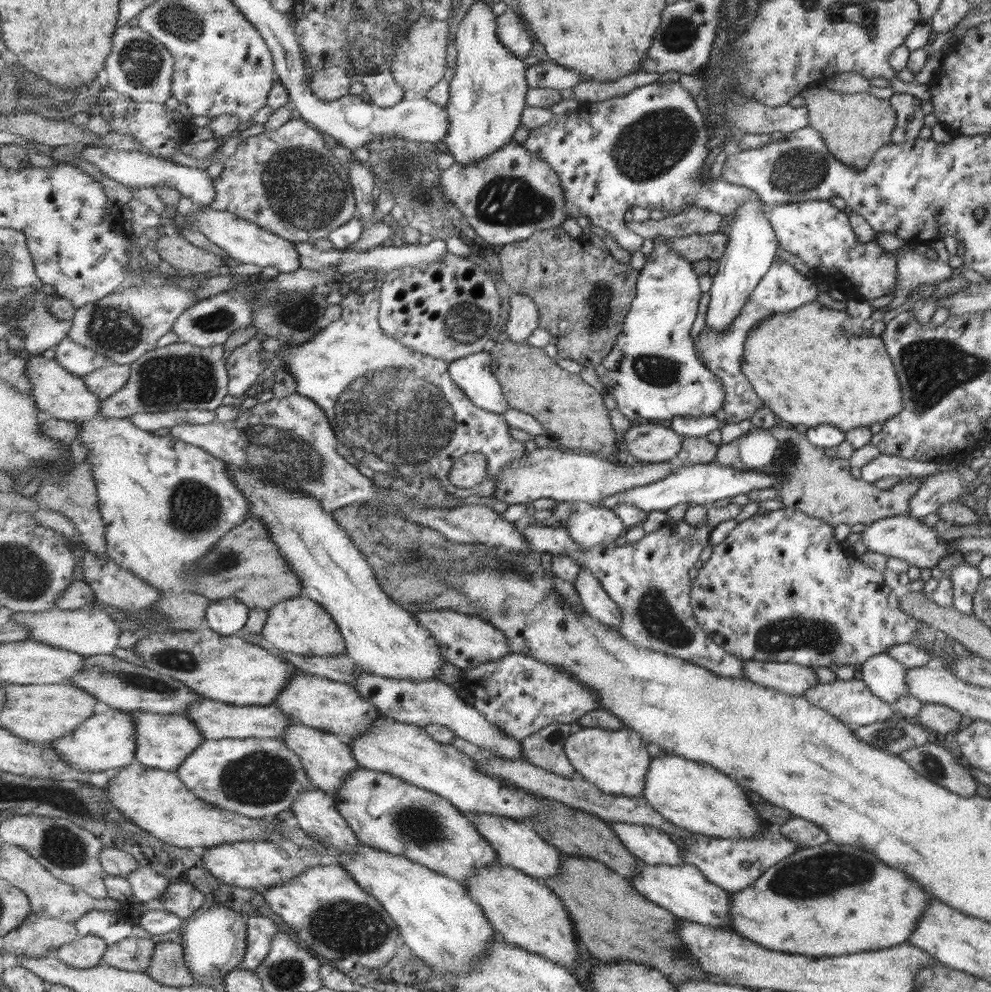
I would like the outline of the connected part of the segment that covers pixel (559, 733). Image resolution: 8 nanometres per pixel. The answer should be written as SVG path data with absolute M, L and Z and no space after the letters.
M553 723L522 740L525 758L532 764L564 777L573 776L575 767L565 754L565 743L576 727Z

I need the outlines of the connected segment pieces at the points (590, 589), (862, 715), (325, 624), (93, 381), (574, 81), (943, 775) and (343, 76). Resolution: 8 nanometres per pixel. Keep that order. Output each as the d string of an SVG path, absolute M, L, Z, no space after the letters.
M583 566L574 582L585 610L612 630L621 630L623 615L619 605L609 596L589 567Z
M836 678L829 683L817 683L806 688L802 697L808 700L809 704L821 708L822 711L828 712L831 716L846 724L850 731L855 730L858 726L892 718L894 712L894 707L873 696L861 679L840 680Z
M301 596L284 600L268 613L262 636L281 651L303 656L339 656L348 652L346 640L333 617L312 598Z
M109 362L104 367L82 377L82 379L93 394L105 400L108 396L119 392L128 383L131 373L130 365Z
M555 61L540 62L528 68L527 81L530 88L545 88L554 90L573 89L577 84L587 82L581 73L561 66Z
M926 742L897 755L915 773L941 785L945 790L964 797L975 795L973 776L959 766L949 753L939 745Z
M329 67L312 73L310 88L314 96L322 101L335 101L349 95L351 82L355 78L347 74L347 70L341 67Z

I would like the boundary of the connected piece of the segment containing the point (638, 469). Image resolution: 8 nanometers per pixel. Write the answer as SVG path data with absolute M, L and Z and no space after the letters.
M536 447L526 451L526 455L502 468L504 472L498 482L495 499L507 505L538 503L541 499L551 498L557 502L571 502L581 506L598 505L599 501L611 496L645 487L667 478L678 465L677 461L664 463L638 463L634 466L617 466L609 460L597 458L586 452L561 452L561 450Z

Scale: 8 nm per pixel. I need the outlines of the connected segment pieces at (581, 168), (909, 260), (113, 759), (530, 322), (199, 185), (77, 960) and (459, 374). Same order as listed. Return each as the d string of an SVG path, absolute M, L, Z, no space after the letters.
M658 82L603 102L582 103L576 113L555 115L545 126L530 131L524 144L535 157L547 161L559 175L566 198L566 212L570 217L588 217L591 224L608 232L629 253L641 250L643 241L623 221L623 216L633 206L649 211L659 210L662 214L665 210L682 213L697 207L730 217L746 200L758 198L752 190L741 185L730 185L721 177L707 181L709 172L701 171L707 156L705 134L703 116L697 112L697 102L693 96L679 82Z
M907 251L896 259L897 288L893 300L885 306L887 310L905 310L903 302L907 300L909 291L917 284L937 284L951 277L954 263L927 260L922 254Z
M100 703L95 714L85 720L71 734L62 736L47 745L54 748L72 768L82 774L103 772L119 766L129 766L136 758L136 722L129 711L113 709L105 703Z
M517 293L512 296L508 304L509 319L506 323L506 333L508 338L516 343L528 343L528 338L535 332L536 328L540 327L541 313L536 305L536 302L531 300L525 294Z
M87 146L81 151L80 162L89 162L98 167L101 172L129 189L139 187L164 187L173 188L182 196L189 198L194 205L210 206L216 197L216 188L213 179L202 169L179 166L168 160L147 156L139 151L127 152L126 150L111 150L99 146Z
M87 935L63 945L55 955L73 968L97 968L97 965L103 964L108 948L107 941L100 936Z
M490 351L478 352L450 363L450 375L479 408L489 409L489 412L503 415L511 406L503 392L500 380L493 372L492 362Z

